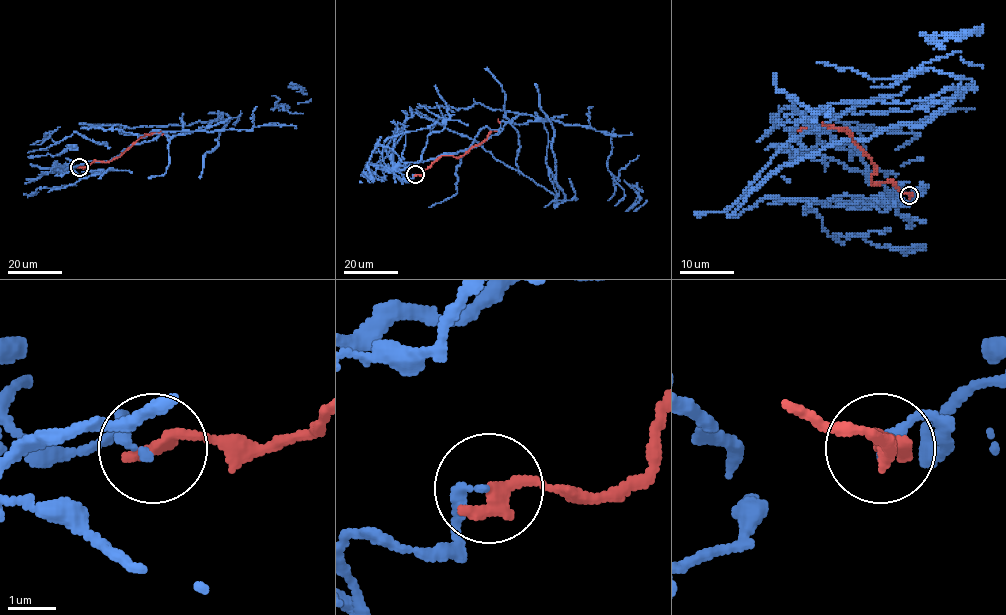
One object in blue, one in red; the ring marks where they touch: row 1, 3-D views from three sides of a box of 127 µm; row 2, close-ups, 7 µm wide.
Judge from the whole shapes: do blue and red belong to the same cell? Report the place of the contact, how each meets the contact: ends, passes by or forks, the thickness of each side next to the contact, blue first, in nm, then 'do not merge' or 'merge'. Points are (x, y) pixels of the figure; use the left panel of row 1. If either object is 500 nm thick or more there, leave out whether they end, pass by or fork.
place (79, 167); blue ends; red ends; calibres 190 and 360 nm; do not merge

